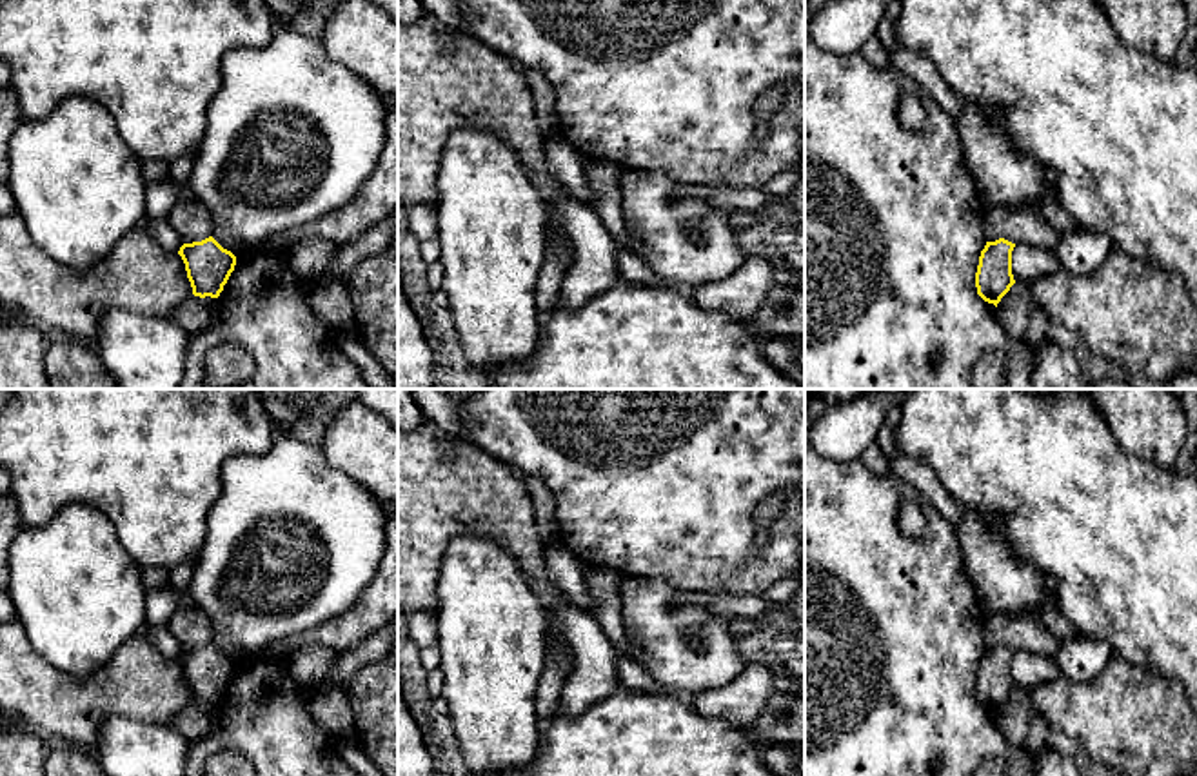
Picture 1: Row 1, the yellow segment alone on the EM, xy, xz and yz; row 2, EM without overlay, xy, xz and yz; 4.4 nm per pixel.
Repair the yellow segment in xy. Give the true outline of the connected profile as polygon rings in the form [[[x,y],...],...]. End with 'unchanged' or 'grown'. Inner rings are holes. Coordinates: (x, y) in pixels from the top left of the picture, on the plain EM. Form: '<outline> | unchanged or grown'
[[[213,643],[183,651],[178,658],[185,671],[193,701],[218,705],[236,672],[236,663]]] | unchanged

